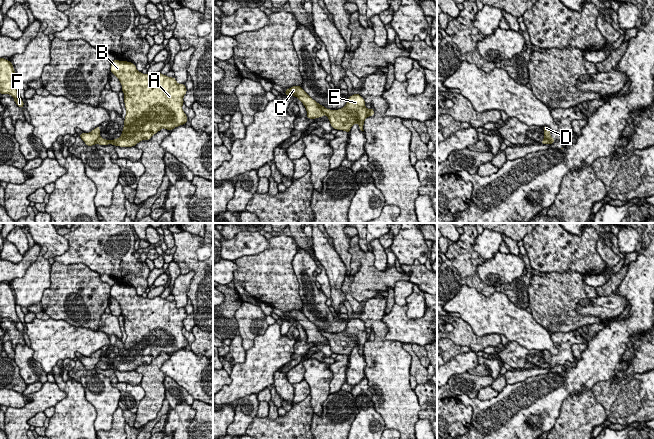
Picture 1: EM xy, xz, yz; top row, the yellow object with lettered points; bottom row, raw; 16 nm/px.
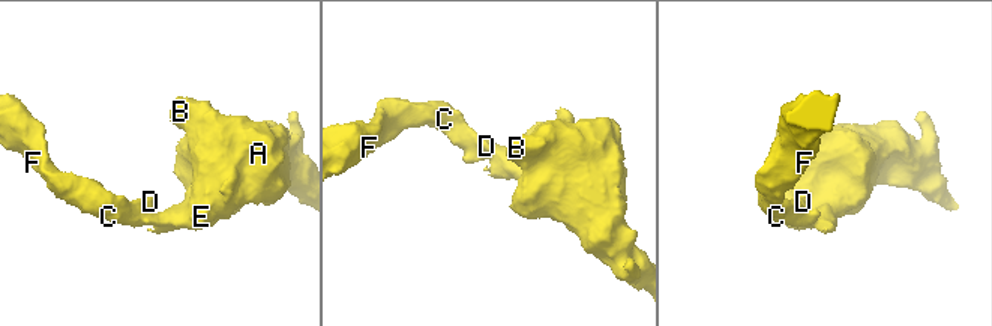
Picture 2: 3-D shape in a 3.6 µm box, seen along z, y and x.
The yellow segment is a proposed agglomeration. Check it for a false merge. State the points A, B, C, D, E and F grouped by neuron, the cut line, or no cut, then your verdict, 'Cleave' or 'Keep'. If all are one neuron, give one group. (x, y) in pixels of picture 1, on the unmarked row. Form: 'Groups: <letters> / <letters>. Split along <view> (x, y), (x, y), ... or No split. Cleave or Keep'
Groups: A B E / C D F. Split along xz (316, 327), (323, 337). Cleave

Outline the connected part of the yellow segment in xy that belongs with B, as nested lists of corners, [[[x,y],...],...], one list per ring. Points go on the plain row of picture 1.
[[[117,283],[111,286],[110,296],[119,303],[122,309],[127,337],[119,362],[106,364],[99,361],[95,368],[133,371],[142,364],[150,364],[162,352],[170,355],[188,345],[188,341],[182,333],[183,321],[187,317],[187,313],[185,308],[178,308],[175,301],[171,302],[160,296],[153,299],[143,298],[137,295],[134,287]]]

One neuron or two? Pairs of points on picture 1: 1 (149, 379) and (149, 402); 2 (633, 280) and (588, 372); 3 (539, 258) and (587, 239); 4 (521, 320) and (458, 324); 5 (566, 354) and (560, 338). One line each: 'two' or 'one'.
1: one
2: one
3: one
4: two
5: one

